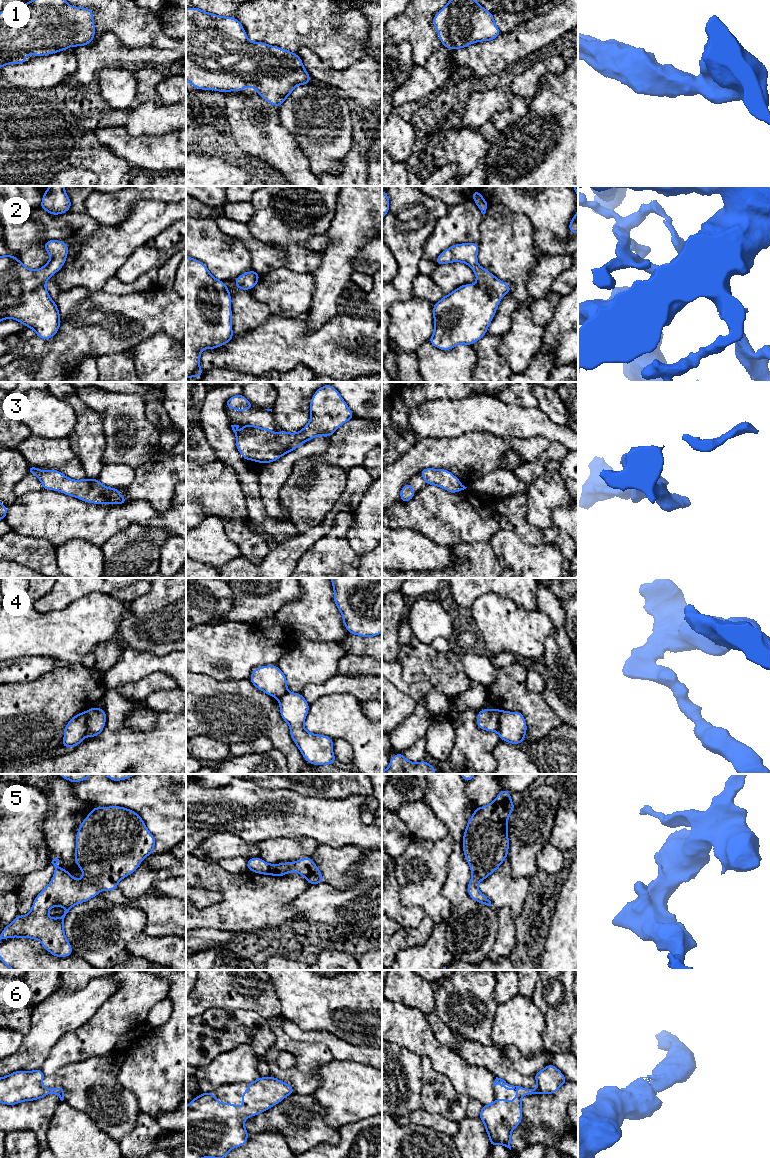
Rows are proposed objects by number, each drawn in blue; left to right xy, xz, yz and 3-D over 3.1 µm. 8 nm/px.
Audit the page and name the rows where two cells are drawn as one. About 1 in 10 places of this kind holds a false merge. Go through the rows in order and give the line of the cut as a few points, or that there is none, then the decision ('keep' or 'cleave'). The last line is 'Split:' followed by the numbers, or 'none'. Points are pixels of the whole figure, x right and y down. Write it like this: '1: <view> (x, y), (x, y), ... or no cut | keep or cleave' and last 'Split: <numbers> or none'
1: no cut | keep
2: no cut | keep
3: no cut | keep
4: xy (86, 712), (86, 731), (84, 735) | cleave
5: no cut | keep
6: no cut | keep
Split: 4

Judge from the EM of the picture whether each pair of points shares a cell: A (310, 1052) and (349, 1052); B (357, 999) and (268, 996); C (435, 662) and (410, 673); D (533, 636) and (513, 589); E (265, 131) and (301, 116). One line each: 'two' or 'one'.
A: two
B: two
C: one
D: two
E: two

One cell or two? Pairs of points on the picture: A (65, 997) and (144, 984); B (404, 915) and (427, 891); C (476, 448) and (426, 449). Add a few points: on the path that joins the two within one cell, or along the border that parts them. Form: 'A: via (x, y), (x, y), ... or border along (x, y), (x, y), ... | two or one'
A: border along (115, 980), (117, 989), (101, 1005) | two
B: border along (398, 888), (404, 905), (419, 906), (426, 914) | two
C: via (464, 449), (438, 449) | one

